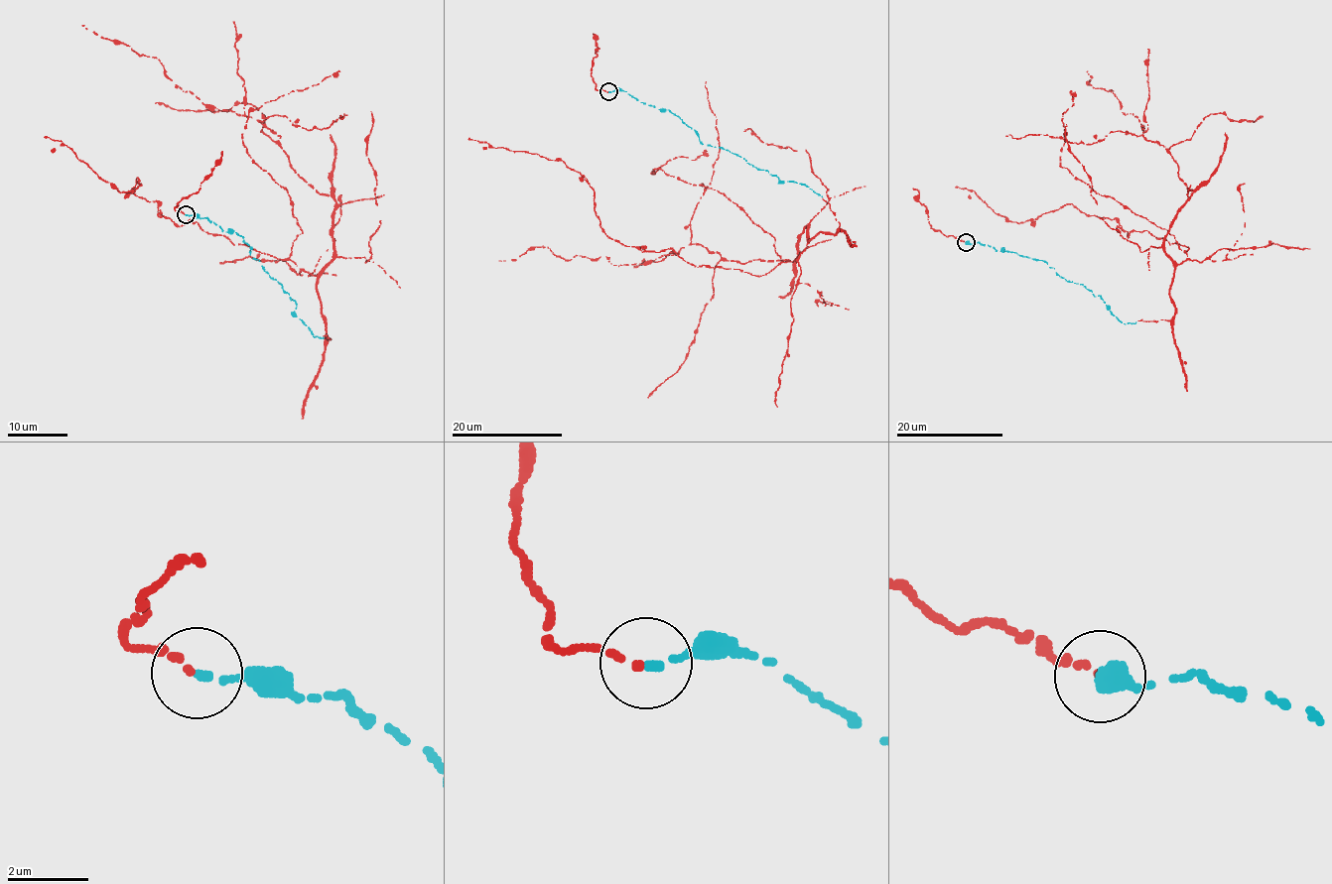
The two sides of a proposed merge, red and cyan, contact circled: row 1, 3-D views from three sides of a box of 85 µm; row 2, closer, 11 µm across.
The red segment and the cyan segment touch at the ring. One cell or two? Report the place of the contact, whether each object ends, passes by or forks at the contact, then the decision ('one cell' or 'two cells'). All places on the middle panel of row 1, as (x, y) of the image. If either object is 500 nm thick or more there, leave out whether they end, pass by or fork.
(608, 91) | red ends | cyan ends | one cell

